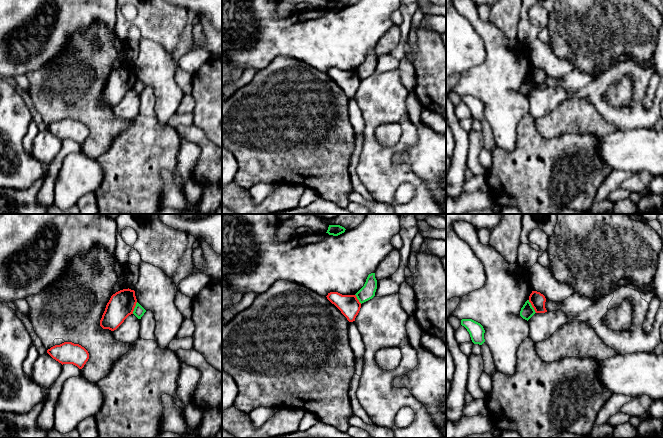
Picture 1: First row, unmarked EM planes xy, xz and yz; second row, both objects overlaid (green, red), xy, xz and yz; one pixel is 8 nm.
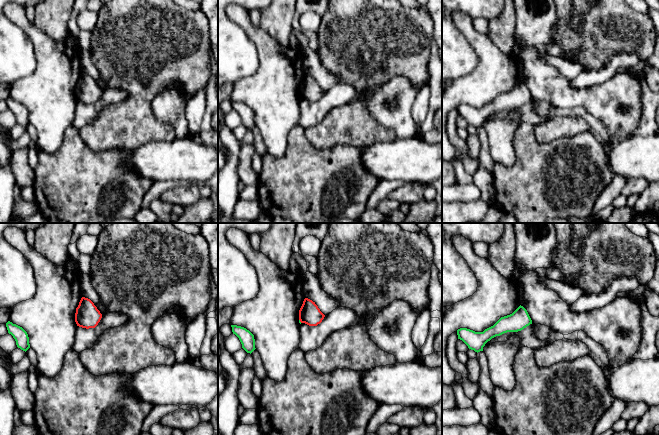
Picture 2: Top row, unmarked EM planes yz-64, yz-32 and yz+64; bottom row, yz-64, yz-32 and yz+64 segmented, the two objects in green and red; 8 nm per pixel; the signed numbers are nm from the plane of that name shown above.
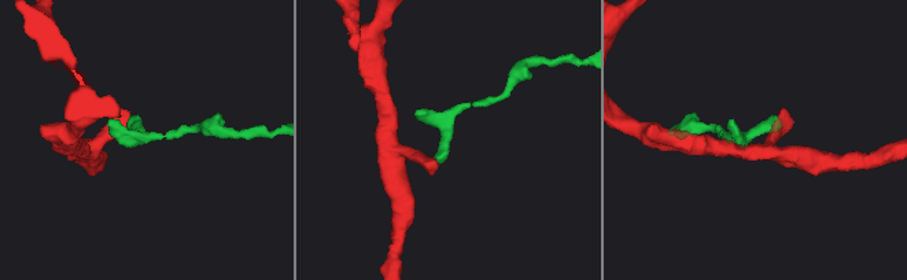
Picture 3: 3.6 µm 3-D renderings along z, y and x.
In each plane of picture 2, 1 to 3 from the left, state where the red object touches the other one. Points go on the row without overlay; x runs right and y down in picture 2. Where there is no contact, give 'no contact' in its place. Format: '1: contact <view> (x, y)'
1: no contact
2: contact yz-32 (299, 97)
3: no contact

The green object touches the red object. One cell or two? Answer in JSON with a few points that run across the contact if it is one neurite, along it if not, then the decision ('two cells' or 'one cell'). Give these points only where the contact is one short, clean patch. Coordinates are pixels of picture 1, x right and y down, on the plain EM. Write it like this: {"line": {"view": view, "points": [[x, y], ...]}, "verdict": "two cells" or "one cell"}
{"line": {"view": "yz", "points": [[528, 76], [536, 88]]}, "verdict": "two cells"}

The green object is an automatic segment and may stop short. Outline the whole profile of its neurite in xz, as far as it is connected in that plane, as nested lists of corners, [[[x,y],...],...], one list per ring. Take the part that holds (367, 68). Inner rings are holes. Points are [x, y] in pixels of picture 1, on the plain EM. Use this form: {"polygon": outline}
{"polygon": [[[375,49],[368,51],[364,62],[355,70],[359,78],[362,80],[375,72],[377,65],[377,56]]]}

